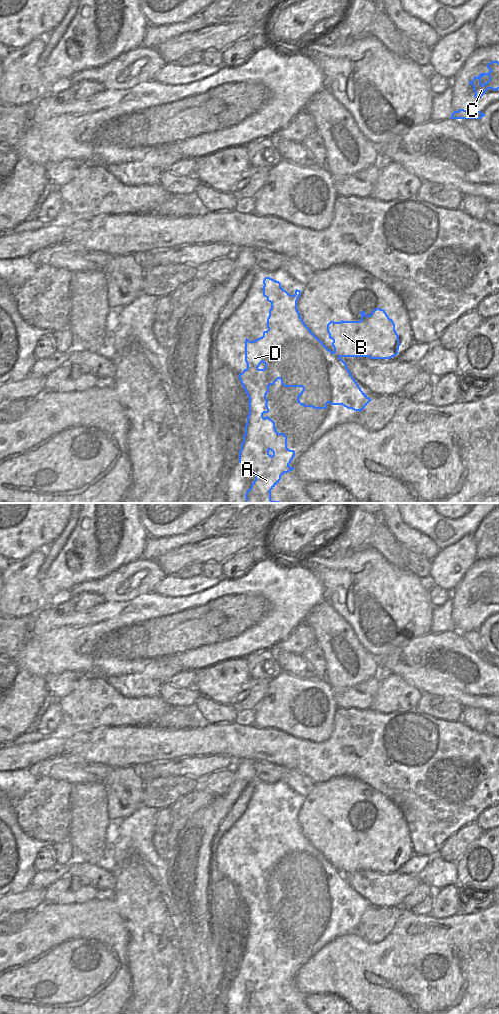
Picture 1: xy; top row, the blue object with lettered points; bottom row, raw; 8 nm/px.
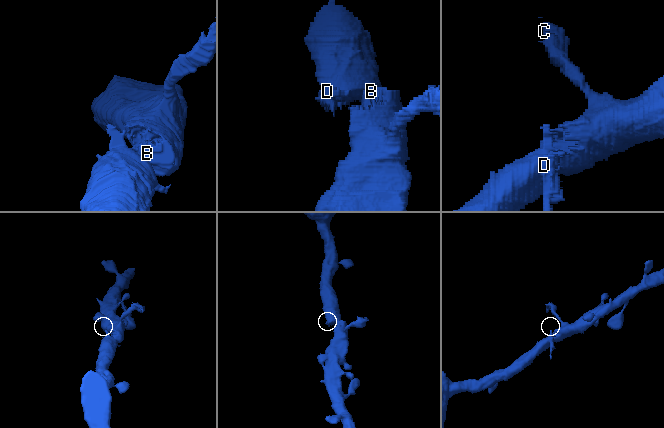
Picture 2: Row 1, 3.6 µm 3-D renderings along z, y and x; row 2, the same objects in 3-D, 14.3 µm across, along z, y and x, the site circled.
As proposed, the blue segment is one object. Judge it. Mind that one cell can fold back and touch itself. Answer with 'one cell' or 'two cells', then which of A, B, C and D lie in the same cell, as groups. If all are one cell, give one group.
one cell | A B C D

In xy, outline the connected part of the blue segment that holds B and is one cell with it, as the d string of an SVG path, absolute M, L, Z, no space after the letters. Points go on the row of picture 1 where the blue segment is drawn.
M270 277L263 280L263 296L271 303L269 316L267 318L267 331L263 332L263 336L250 341L245 339L245 362L247 368L239 373L239 380L249 398L249 414L246 417L245 434L239 451L239 462L250 463L250 471L255 474L255 480L251 484L251 488L245 494L245 503L281 503L280 501L271 500L271 490L279 483L281 476L294 469L289 464L295 456L295 451L287 448L287 436L284 433L278 433L275 428L275 422L268 416L263 417L264 413L269 412L266 398L269 392L269 386L274 385L280 379L284 387L302 387L303 390L297 396L297 402L304 407L312 407L314 409L326 409L327 404L342 405L354 411L362 411L365 406L372 401L359 387L351 372L347 368L347 364L342 357L369 357L371 359L390 359L398 354L400 342L399 336L395 330L395 324L389 318L384 309L376 308L370 315L366 315L361 311L360 321L330 321L327 324L327 332L329 338L333 340L332 346L334 351L329 350L323 342L318 339L311 330L305 325L300 317L297 309L297 301L301 295L301 291L296 289L294 295L290 295L281 287L281 283Z

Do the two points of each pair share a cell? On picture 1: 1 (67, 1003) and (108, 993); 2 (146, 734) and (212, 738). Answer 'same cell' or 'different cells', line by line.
1: different cells
2: same cell

